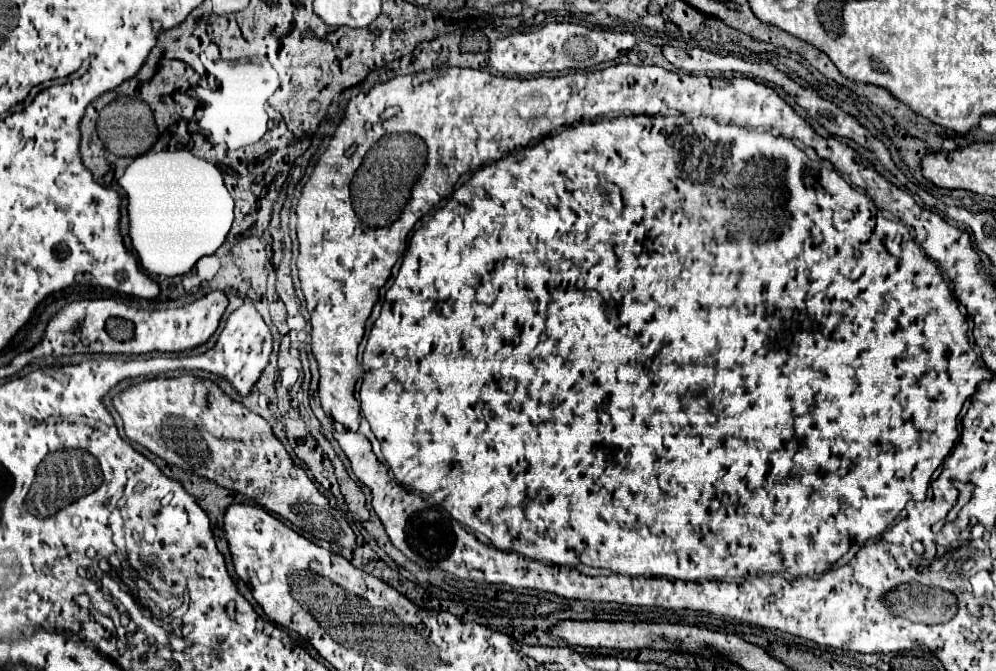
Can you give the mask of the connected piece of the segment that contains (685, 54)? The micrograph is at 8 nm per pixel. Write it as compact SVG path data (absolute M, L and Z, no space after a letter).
M662 46L664 58L674 64L678 70L686 70L692 74L700 72L738 72L738 58L728 55L726 58L714 52L706 52L700 48L674 48L674 46Z

